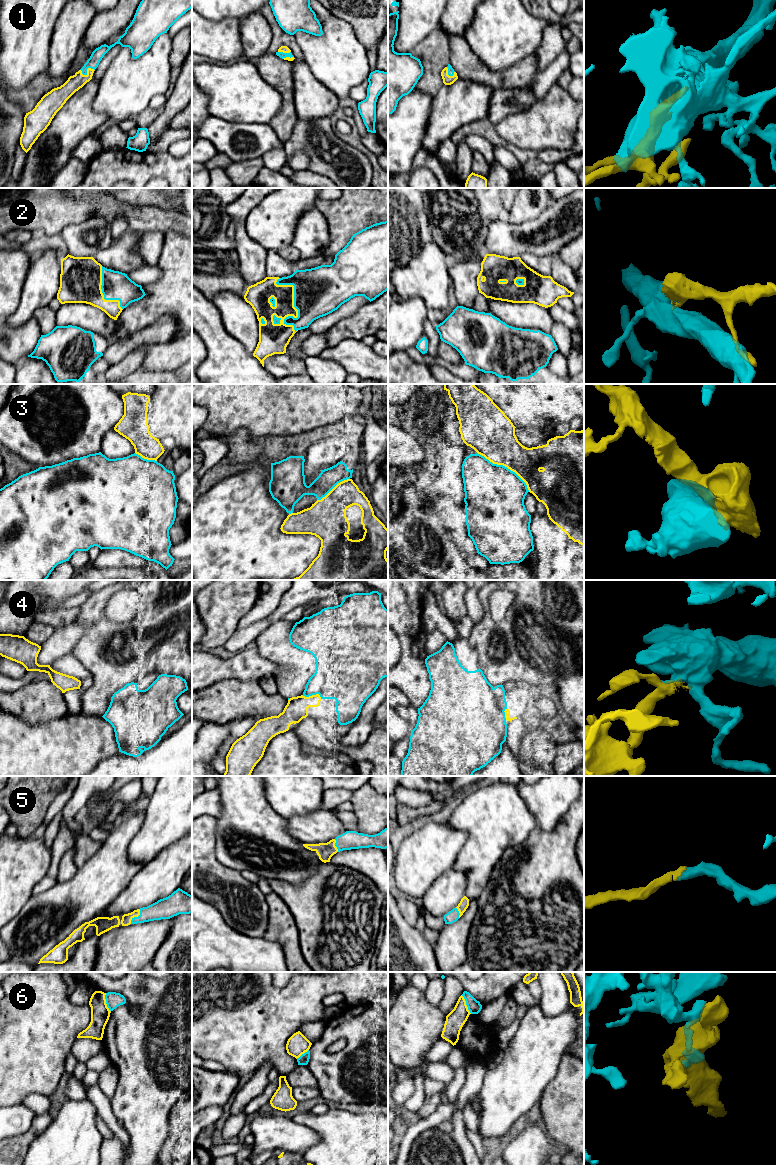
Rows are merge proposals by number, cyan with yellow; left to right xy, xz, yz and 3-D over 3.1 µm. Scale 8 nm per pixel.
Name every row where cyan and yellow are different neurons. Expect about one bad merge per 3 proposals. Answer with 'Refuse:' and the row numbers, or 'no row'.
Refuse: 6

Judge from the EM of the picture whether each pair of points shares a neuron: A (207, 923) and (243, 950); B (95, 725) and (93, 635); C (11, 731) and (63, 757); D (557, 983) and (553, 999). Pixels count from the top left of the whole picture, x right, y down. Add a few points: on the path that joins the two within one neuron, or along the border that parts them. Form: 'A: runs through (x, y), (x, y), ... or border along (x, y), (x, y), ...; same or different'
A: runs through (216, 932), (234, 950); same
B: border along (81, 711), (101, 716); different
C: runs through (24, 744), (37, 757), (50, 757); same
D: runs through (554, 987), (554, 995); same

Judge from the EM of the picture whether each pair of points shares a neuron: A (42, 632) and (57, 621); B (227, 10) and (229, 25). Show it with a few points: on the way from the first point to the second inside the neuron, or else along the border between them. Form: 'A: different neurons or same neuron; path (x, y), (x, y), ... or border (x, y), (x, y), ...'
A: different neurons; border (35, 621), (49, 624), (54, 628)
B: different neurons; border (204, 18), (239, 20)

